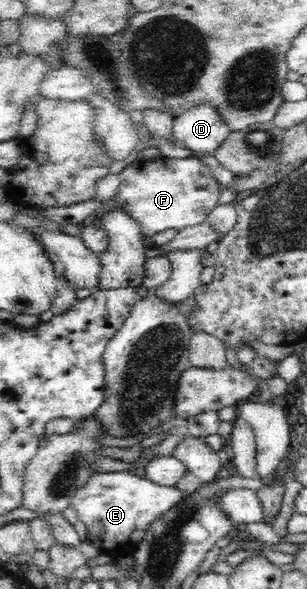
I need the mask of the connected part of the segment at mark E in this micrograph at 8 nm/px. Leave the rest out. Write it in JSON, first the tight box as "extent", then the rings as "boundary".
{"extent":[70,470,188,561],"boundary":[[[128,470],[114,473],[96,472],[74,492],[70,505],[74,508],[78,520],[86,526],[90,544],[94,545],[100,554],[110,555],[118,561],[124,556],[133,555],[137,546],[143,543],[151,524],[162,518],[170,509],[177,507],[186,497],[188,492],[180,491],[176,486],[162,487]]]}

